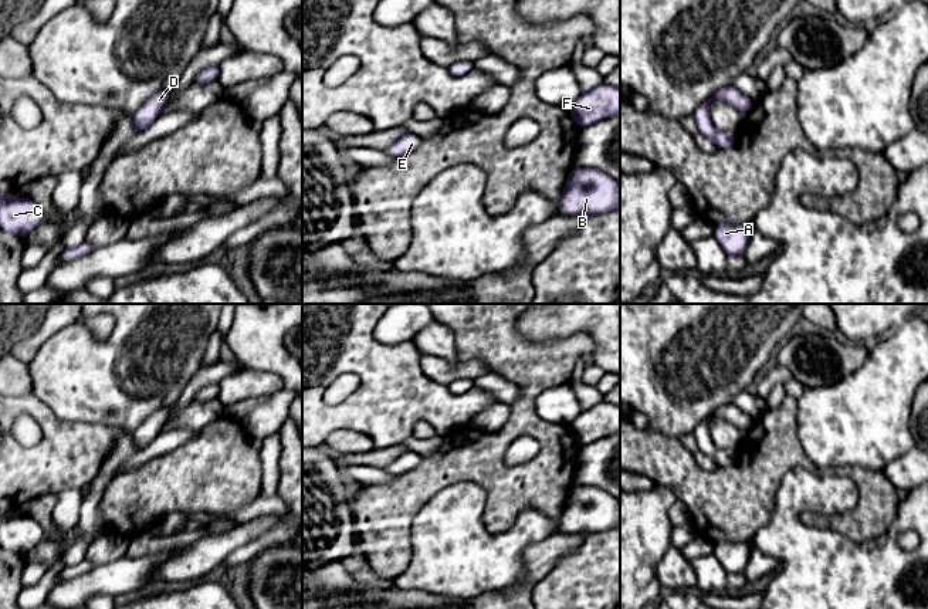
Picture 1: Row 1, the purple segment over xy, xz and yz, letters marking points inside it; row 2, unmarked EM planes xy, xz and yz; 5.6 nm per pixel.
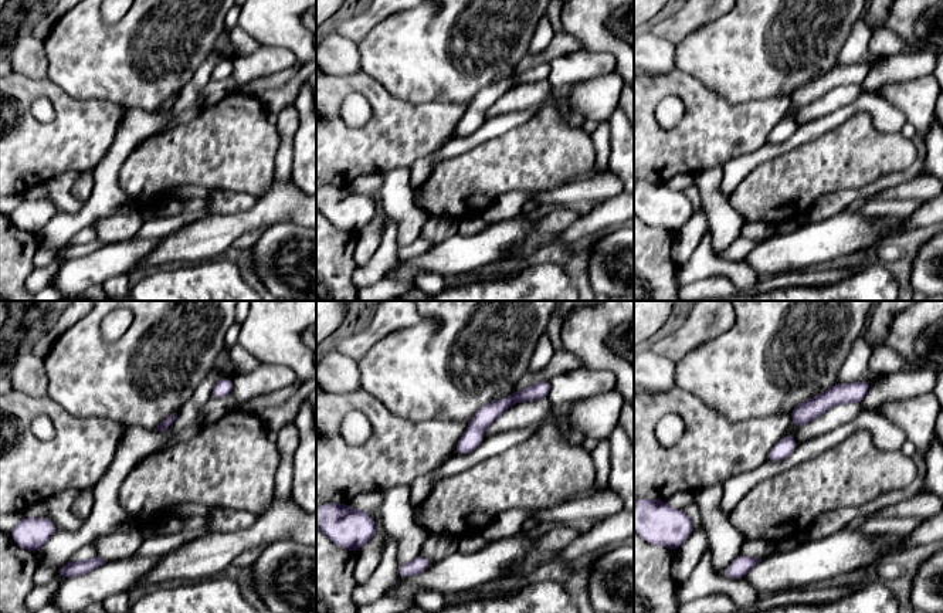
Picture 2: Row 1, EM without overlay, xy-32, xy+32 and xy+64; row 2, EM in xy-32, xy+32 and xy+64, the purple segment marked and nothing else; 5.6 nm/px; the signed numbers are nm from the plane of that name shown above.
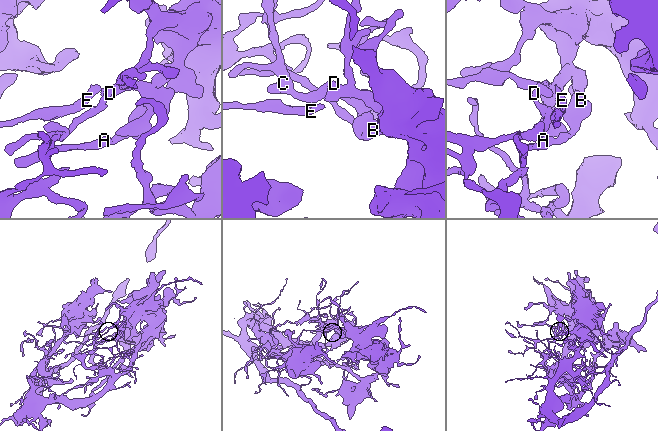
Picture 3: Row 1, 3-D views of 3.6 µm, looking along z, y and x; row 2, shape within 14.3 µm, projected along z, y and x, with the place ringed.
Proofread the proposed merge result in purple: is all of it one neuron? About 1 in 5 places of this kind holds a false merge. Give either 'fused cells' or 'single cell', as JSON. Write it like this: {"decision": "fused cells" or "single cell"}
{"decision": "single cell"}

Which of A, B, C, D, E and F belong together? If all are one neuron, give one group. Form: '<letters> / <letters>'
A B C D E F

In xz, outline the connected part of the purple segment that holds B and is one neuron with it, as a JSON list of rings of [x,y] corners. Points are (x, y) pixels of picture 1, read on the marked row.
[[[572,168],[559,199],[558,214],[596,216],[620,206],[620,183],[595,168]]]

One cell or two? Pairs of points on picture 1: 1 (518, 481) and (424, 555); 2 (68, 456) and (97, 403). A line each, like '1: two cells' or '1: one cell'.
1: two cells
2: two cells

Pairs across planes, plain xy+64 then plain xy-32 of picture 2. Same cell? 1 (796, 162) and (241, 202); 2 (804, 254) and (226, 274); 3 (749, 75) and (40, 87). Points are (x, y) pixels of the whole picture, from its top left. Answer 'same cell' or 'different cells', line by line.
1: different cells
2: different cells
3: different cells

